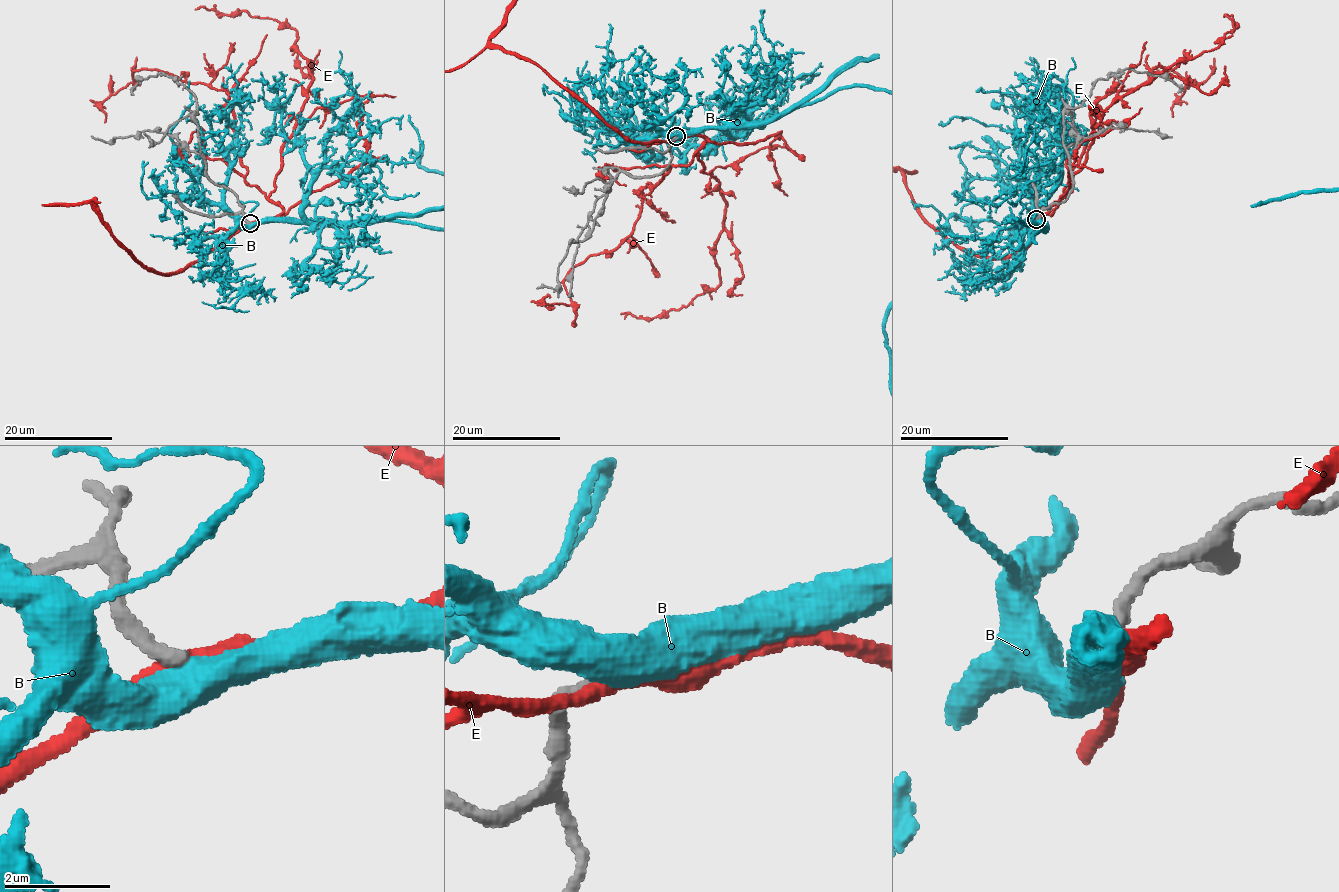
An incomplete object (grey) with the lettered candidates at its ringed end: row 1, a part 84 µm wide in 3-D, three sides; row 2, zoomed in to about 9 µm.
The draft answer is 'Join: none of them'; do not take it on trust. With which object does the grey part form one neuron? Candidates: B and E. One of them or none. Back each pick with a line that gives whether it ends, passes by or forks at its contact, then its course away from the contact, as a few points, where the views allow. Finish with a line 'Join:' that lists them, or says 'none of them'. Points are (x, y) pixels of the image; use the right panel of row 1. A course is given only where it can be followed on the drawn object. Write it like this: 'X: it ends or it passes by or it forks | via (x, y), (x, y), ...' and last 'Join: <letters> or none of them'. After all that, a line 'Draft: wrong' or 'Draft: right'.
Join: none of them
Draft: right

